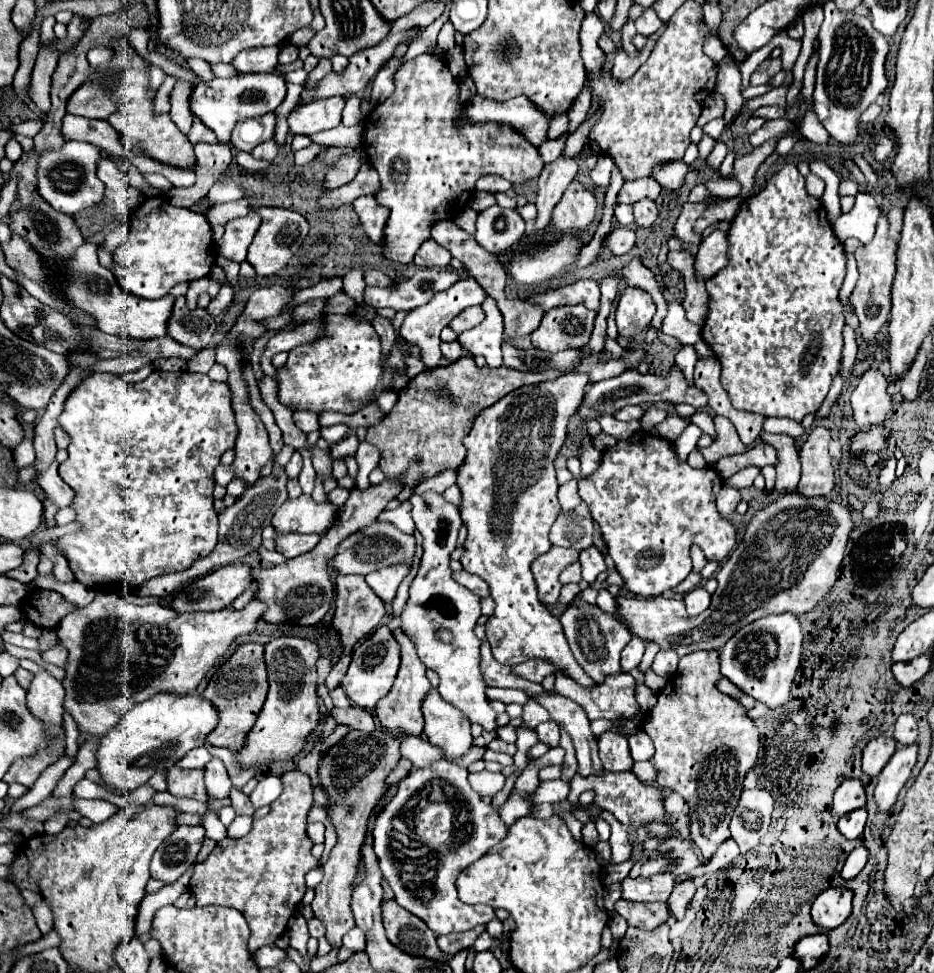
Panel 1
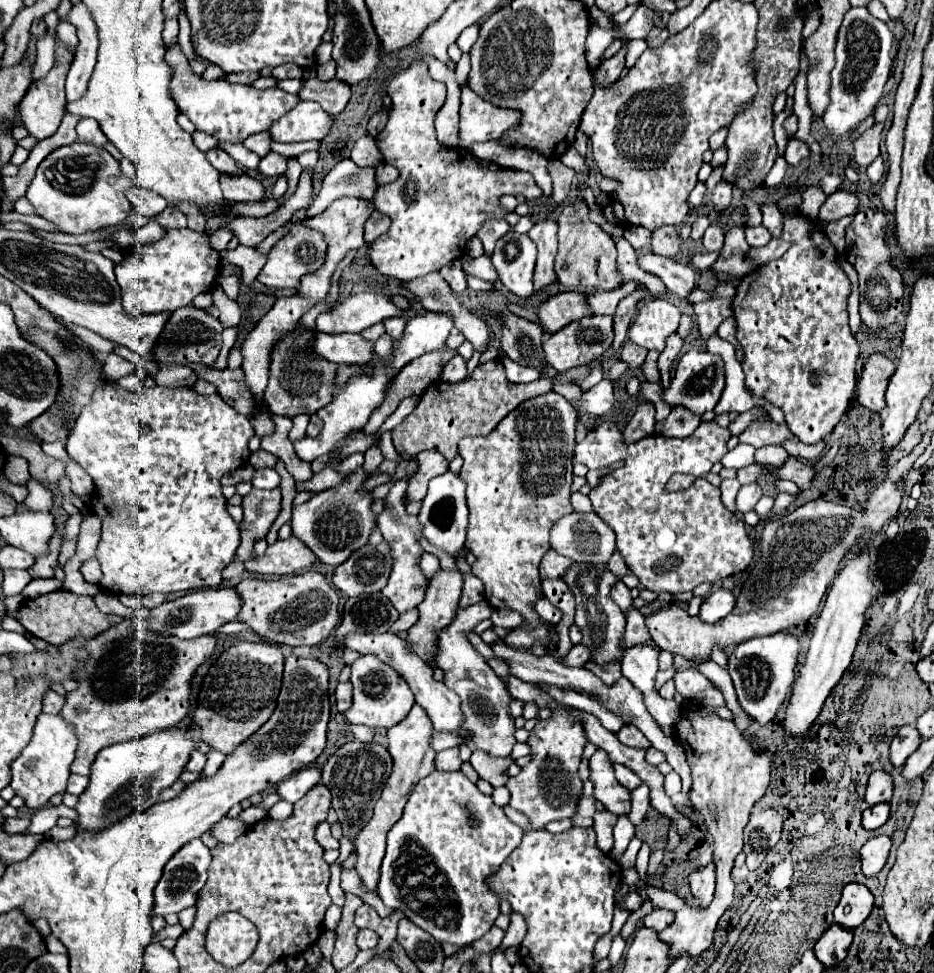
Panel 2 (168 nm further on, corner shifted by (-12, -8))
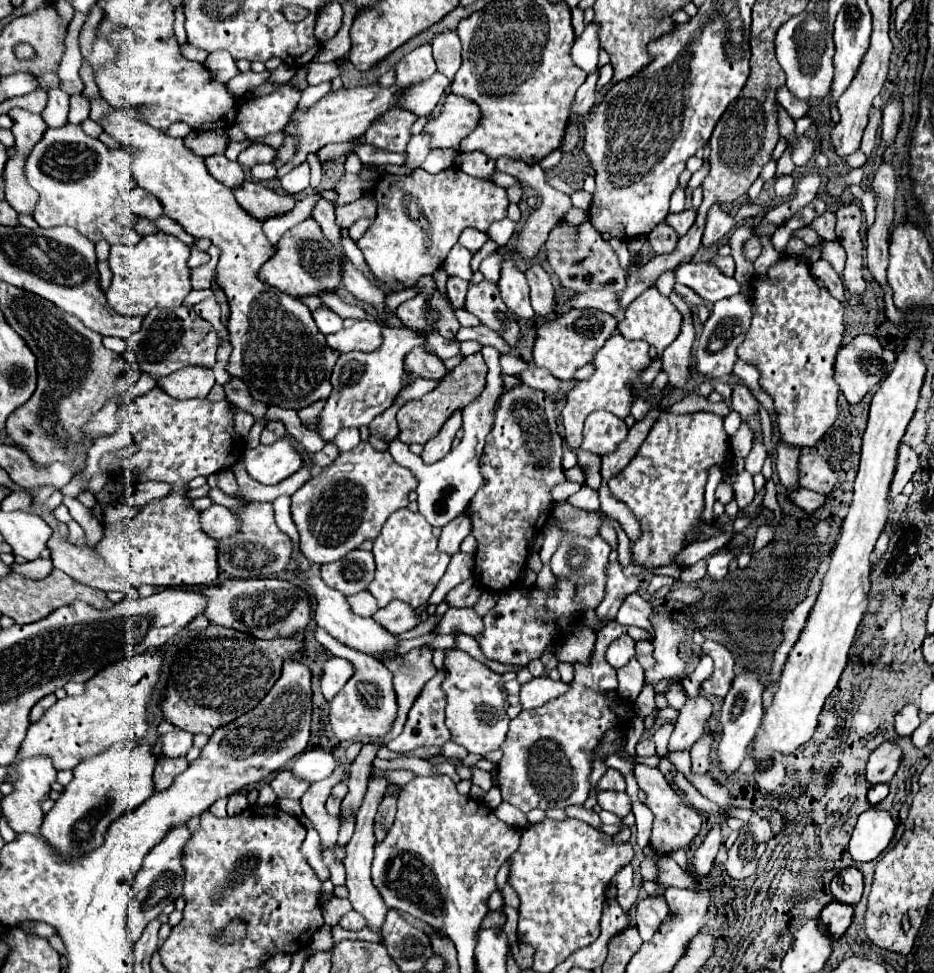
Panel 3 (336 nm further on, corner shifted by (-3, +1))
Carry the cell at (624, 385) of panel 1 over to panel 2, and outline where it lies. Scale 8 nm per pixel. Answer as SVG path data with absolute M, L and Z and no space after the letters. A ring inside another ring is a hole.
M693 350L693 352L679 356L671 386L669 386L669 390L665 390L663 396L671 406L685 406L695 414L703 414L717 406L723 386L725 386L725 364L721 360L721 356Z

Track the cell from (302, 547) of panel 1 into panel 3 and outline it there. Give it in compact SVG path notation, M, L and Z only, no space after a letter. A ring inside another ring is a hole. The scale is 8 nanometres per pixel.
M250 503L246 507L234 507L234 513L238 511L244 521L242 529L230 539L220 539L218 545L218 563L222 571L226 571L230 577L236 579L248 579L248 577L256 579L256 577L268 577L284 571L292 559L292 541L286 533L282 533L276 527L272 505Z

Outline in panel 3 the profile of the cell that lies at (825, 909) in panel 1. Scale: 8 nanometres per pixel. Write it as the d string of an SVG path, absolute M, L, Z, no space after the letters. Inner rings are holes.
M846 867L834 877L830 887L832 887L834 901L842 901L846 905L856 905L862 897L864 879L856 867Z

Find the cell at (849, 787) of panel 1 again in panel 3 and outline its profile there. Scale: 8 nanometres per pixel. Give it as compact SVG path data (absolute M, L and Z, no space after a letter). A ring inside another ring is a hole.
M882 743L878 749L872 751L868 765L866 765L866 781L870 785L890 783L902 759L902 751L898 745Z

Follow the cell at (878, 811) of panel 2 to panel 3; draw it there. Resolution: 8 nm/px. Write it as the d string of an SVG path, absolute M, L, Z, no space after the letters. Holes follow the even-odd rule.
M874 785L868 789L868 803L876 807L888 795L888 785Z

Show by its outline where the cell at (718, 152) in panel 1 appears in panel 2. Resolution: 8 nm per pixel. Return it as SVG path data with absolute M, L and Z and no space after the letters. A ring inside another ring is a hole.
M719 182L717 188L713 190L713 208L717 214L725 212L731 204L731 186L727 186L727 182Z

